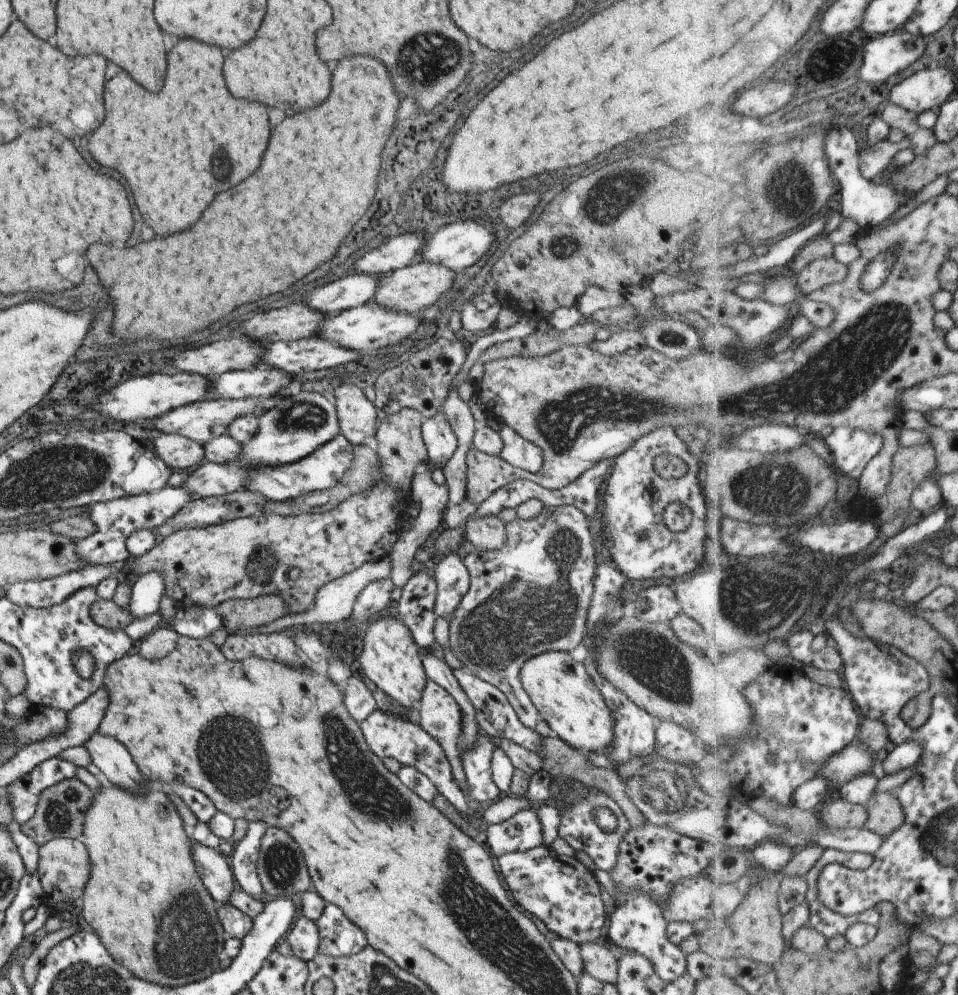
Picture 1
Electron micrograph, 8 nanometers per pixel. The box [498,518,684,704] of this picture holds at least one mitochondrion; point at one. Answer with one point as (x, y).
(635, 549)

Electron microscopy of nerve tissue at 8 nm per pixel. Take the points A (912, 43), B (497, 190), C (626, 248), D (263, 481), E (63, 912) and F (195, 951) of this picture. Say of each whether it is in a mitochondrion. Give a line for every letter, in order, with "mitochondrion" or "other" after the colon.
A: other
B: other
C: mitochondrion
D: other
E: other
F: mitochondrion

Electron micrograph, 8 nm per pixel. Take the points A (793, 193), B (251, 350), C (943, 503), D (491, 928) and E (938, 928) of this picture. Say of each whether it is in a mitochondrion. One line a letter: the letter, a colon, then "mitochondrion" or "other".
A: mitochondrion
B: other
C: other
D: mitochondrion
E: other

